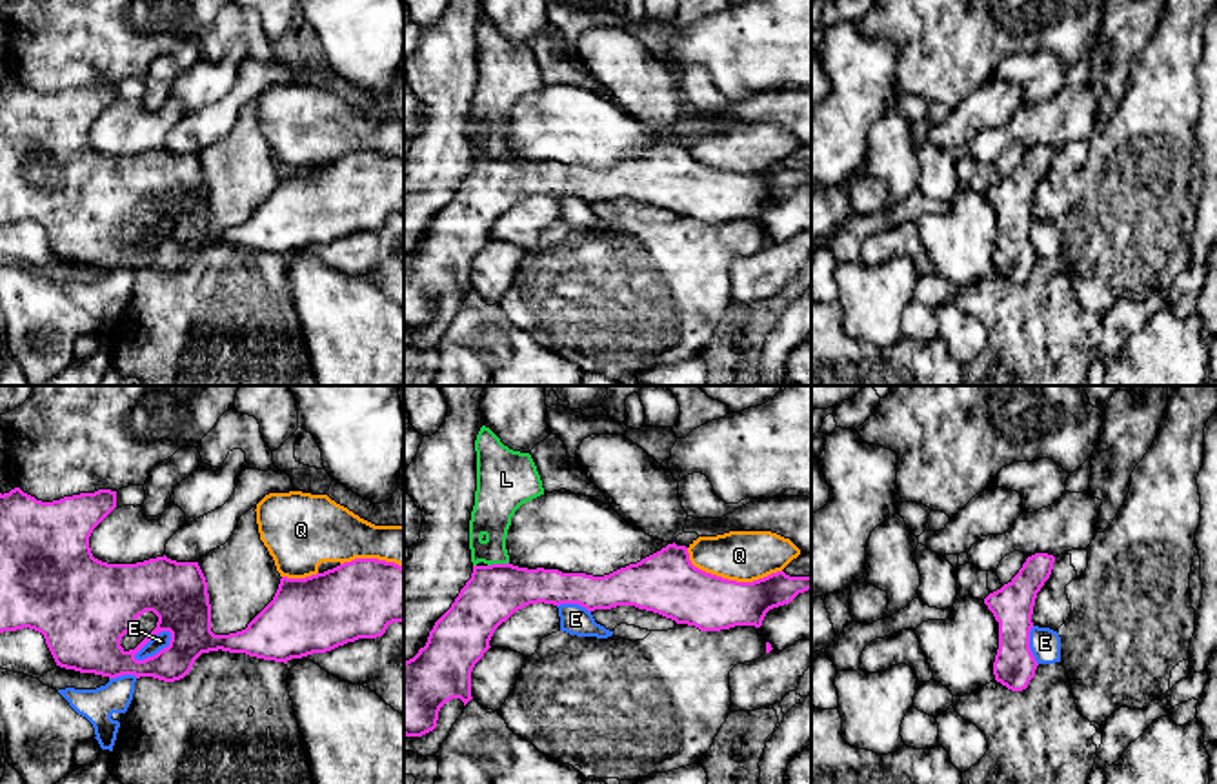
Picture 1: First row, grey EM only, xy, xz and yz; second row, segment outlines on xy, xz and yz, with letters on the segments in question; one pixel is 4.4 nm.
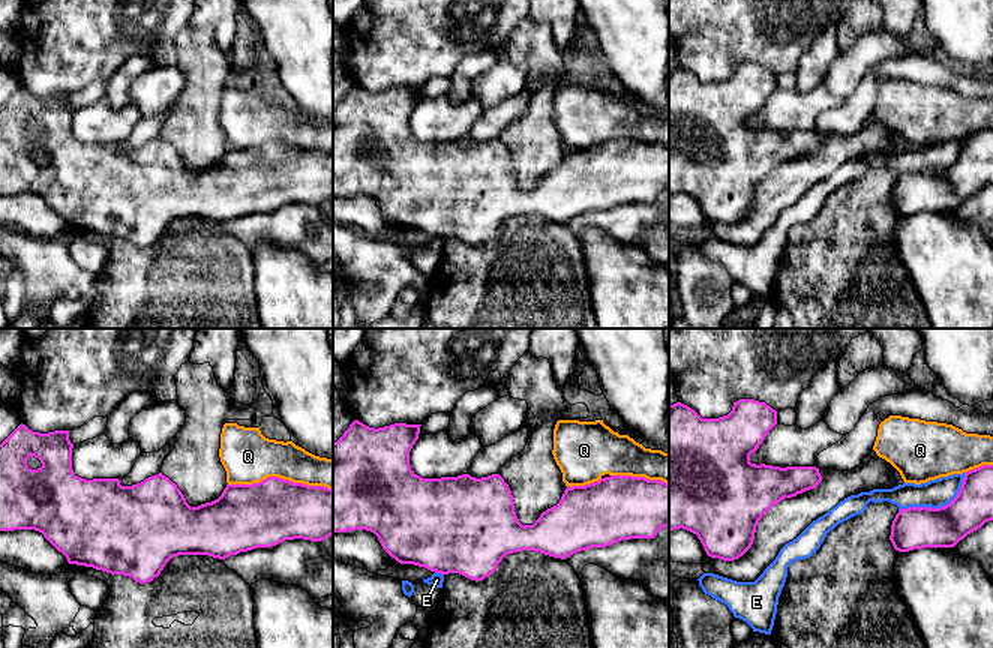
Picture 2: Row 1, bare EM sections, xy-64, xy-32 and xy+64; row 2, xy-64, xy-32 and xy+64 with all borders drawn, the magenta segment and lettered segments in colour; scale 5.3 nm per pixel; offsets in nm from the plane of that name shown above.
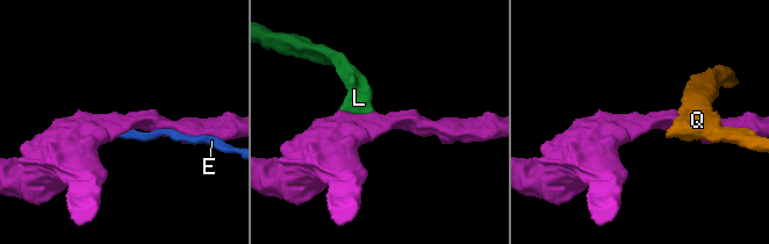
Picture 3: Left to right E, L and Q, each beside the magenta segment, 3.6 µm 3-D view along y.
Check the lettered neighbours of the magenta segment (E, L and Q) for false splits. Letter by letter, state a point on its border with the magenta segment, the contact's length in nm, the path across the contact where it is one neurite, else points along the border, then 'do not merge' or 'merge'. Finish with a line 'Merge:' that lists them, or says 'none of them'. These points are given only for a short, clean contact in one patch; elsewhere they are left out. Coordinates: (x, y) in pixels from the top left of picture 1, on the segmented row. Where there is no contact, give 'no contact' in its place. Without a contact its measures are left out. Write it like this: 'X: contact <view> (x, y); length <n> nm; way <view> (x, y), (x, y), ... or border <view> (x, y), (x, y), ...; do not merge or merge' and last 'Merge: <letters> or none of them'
E: contact xy (151, 637); length 200 nm; do not merge
L: contact xz (497, 564); length 100 nm; way xz (493, 593), (497, 590), (497, 564), (493, 508); merge
Q: contact xz (730, 581); length 440 nm; do not merge
Merge: L

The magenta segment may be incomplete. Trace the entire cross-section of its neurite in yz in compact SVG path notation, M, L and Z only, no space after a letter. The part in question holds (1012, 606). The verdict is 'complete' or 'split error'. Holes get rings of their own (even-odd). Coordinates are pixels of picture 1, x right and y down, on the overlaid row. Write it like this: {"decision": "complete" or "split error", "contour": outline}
{"decision": "complete", "contour": "M1035 553L984 604L999 622L999 649L993 662L995 680L1011 691L1022 691L1035 677L1037 660L1030 649L1031 615L1037 593L1050 578L1055 557Z"}

